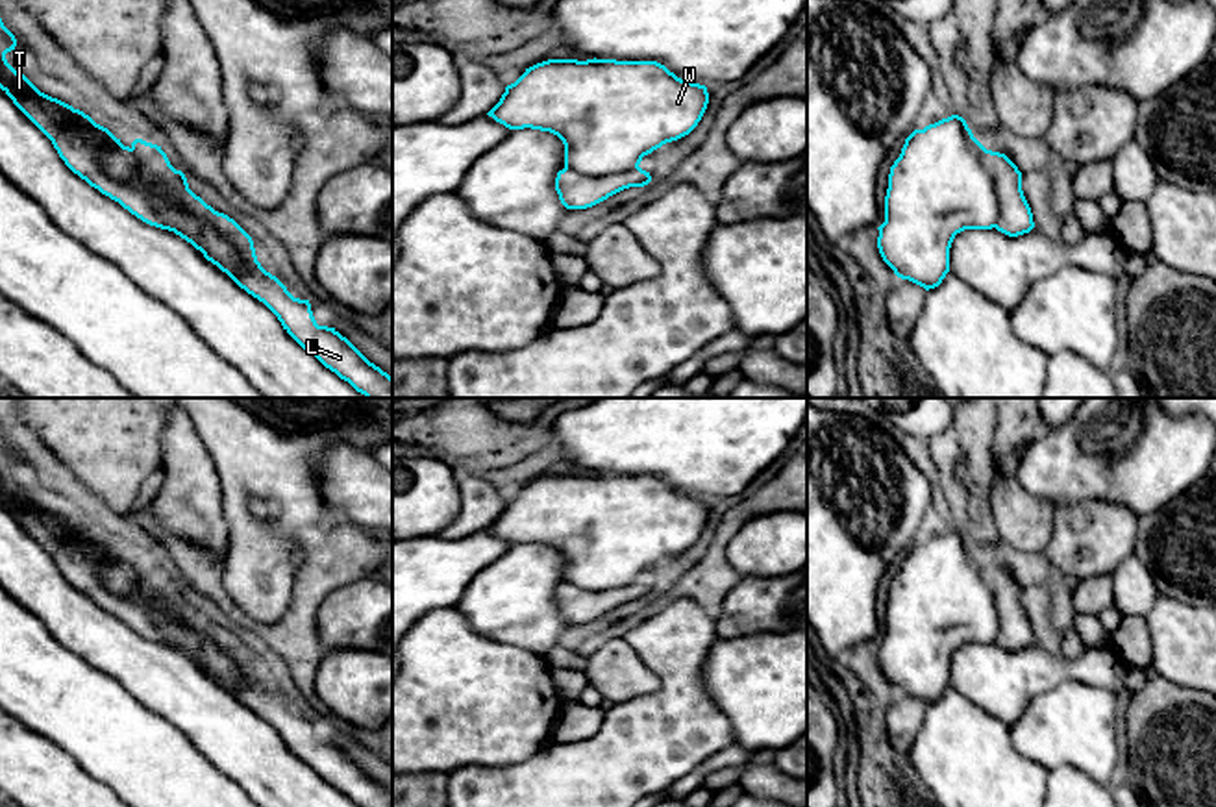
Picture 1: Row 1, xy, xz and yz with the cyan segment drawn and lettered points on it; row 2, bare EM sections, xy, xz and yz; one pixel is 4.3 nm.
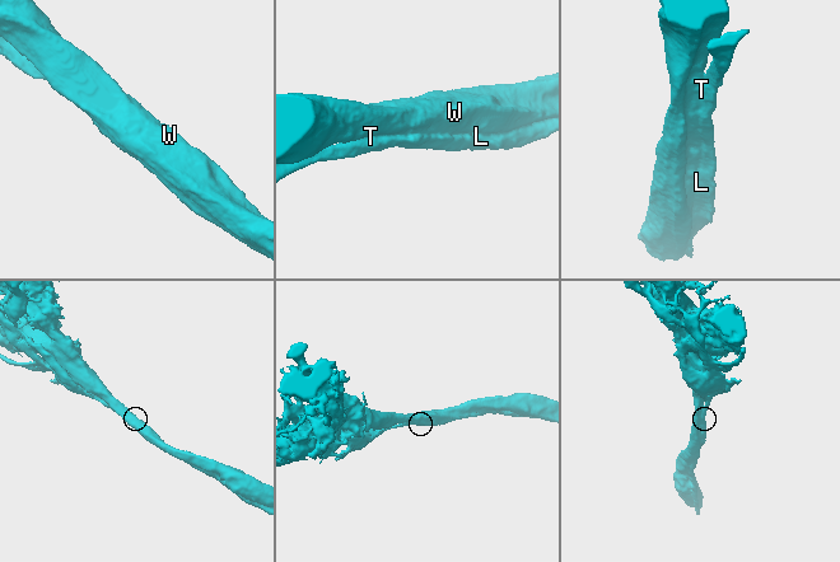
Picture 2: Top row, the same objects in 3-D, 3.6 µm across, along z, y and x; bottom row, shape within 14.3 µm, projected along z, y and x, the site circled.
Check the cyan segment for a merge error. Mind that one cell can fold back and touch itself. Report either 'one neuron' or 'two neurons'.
two neurons

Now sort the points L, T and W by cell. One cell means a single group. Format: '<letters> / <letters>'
L T / W

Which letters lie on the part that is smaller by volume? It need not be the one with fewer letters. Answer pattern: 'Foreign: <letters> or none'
Foreign: L, T

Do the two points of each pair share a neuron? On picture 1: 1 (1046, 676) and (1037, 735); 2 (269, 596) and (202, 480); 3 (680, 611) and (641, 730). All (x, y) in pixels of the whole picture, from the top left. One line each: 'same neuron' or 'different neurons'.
1: different neurons
2: same neuron
3: same neuron

